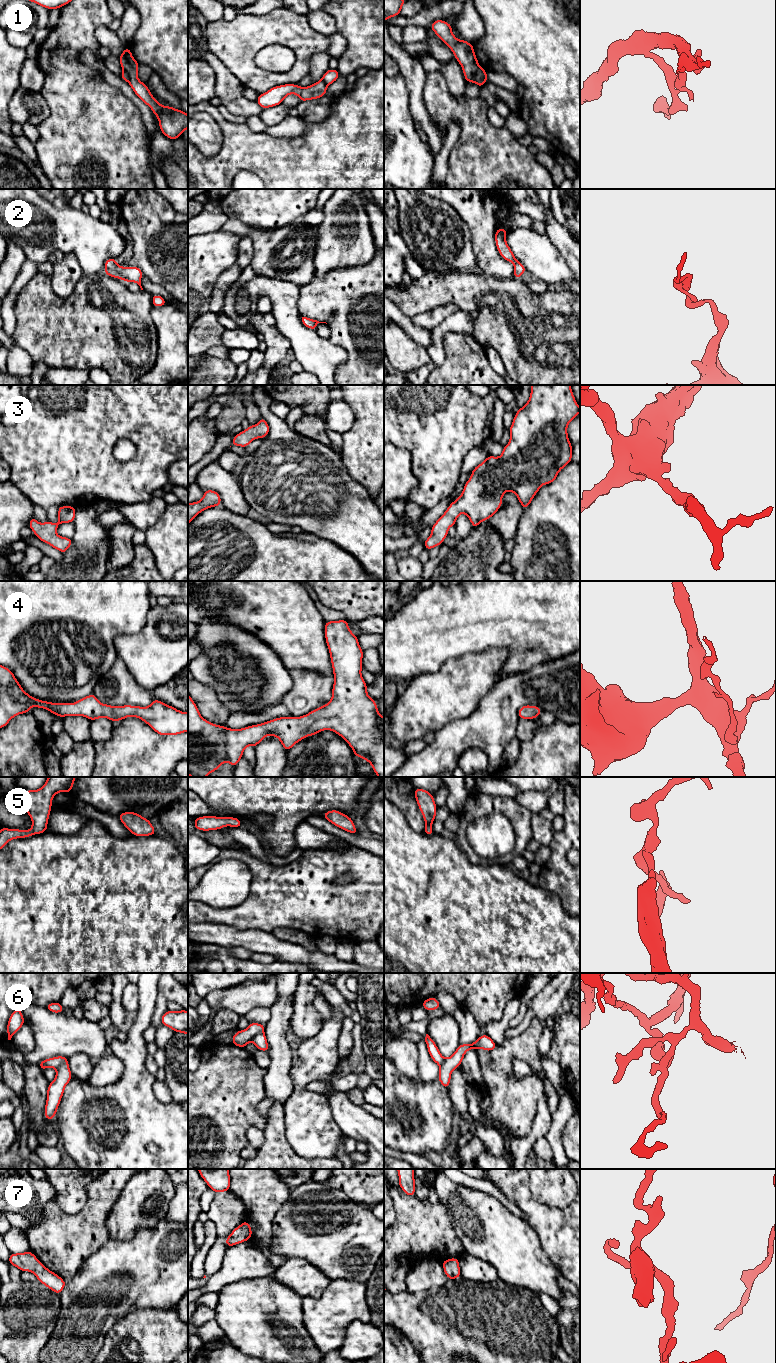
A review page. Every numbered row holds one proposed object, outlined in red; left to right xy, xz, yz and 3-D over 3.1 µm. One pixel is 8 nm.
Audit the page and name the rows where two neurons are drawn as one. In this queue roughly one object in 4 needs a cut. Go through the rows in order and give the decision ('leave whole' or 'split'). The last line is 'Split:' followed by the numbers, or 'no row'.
1: split
2: leave whole
3: leave whole
4: leave whole
5: leave whole
6: split
7: leave whole
Split: 1, 6

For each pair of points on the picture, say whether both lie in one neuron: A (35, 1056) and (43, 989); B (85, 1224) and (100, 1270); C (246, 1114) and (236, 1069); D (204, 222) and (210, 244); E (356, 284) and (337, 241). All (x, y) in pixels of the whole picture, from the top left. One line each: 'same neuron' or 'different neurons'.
A: different neurons
B: different neurons
C: same neuron
D: different neurons
E: different neurons

